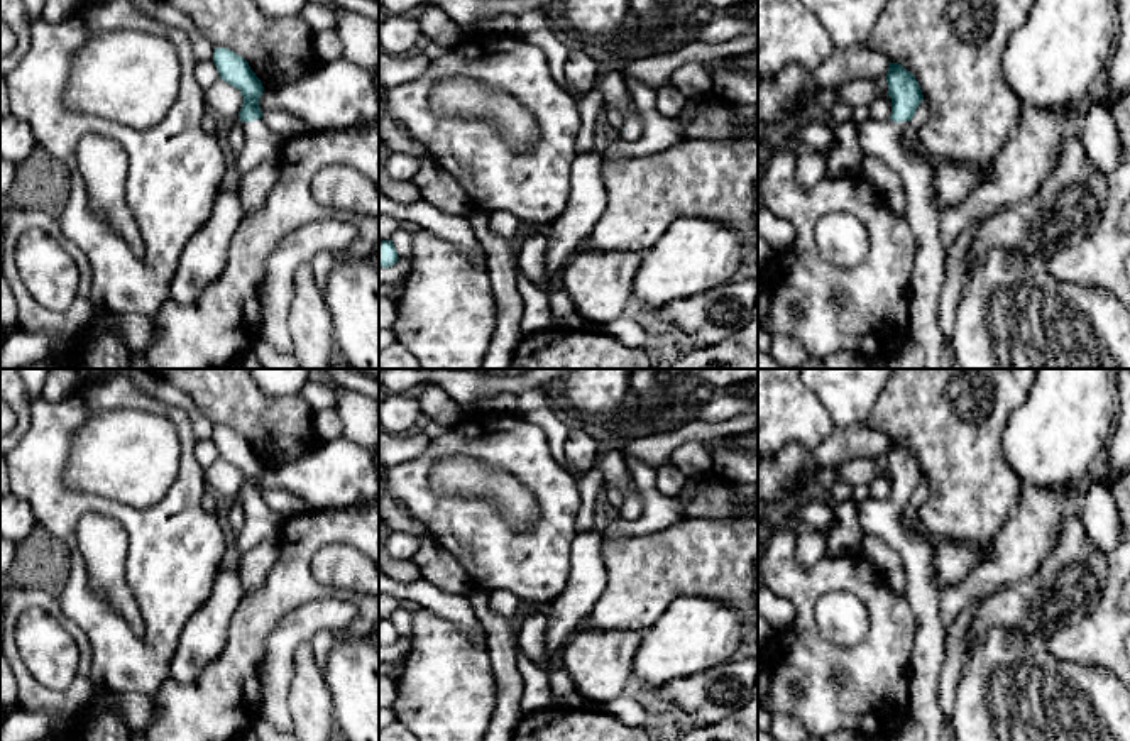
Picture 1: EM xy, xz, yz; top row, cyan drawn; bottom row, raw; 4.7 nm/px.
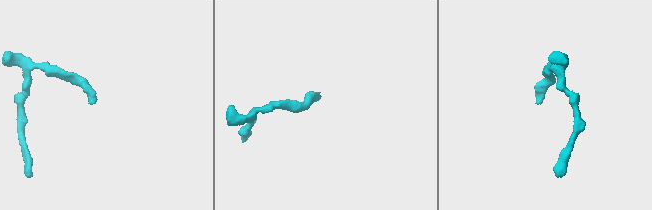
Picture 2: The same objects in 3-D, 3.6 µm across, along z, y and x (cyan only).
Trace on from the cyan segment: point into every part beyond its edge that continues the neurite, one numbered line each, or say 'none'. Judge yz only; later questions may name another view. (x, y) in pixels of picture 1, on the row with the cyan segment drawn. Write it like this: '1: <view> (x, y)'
1: yz (878, 139)

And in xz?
1: xz (611, 85)

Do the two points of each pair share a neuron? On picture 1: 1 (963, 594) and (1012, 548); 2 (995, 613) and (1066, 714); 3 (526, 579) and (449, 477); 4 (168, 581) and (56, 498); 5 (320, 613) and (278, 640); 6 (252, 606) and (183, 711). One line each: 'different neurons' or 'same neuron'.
1: same neuron
2: different neurons
3: different neurons
4: same neuron
5: same neuron
6: same neuron

